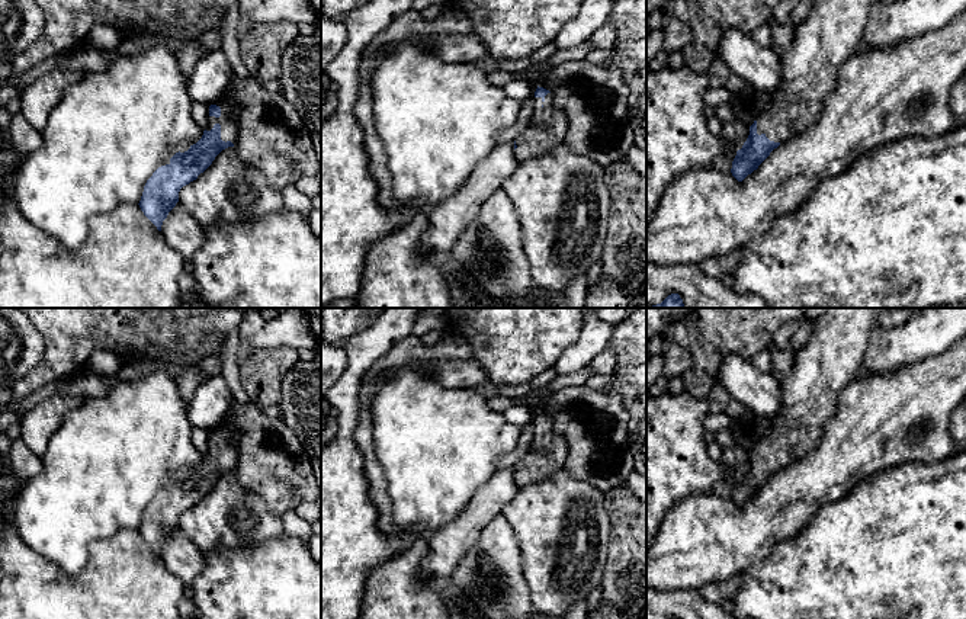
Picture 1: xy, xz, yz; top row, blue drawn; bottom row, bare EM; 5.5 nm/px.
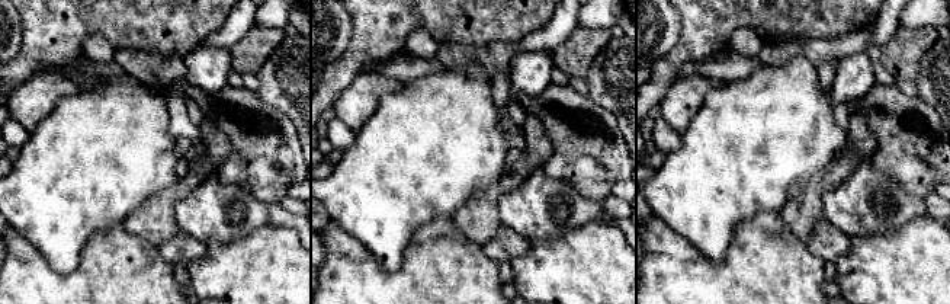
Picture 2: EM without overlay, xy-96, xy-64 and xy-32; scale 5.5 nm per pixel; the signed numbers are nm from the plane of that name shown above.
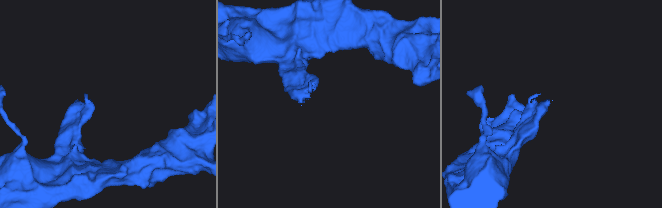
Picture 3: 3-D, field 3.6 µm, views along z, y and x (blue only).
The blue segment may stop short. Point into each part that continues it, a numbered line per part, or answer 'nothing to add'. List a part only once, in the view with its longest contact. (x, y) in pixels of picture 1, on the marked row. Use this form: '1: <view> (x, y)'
1: xy (228, 118)

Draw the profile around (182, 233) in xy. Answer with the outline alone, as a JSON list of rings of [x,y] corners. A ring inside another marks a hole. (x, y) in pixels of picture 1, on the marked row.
[[[177,202],[163,221],[161,232],[171,248],[182,254],[186,260],[203,246],[205,231]]]

